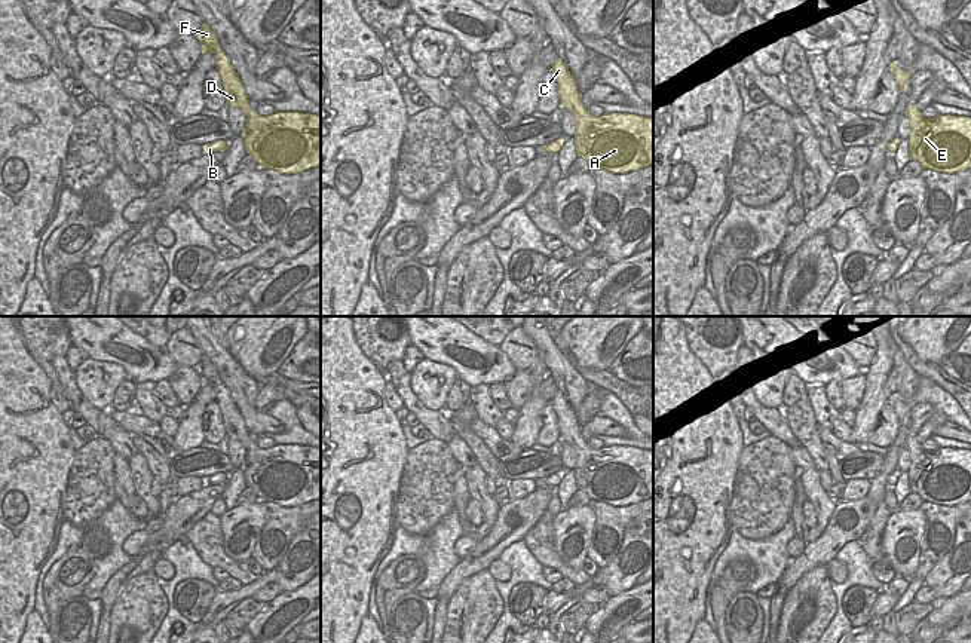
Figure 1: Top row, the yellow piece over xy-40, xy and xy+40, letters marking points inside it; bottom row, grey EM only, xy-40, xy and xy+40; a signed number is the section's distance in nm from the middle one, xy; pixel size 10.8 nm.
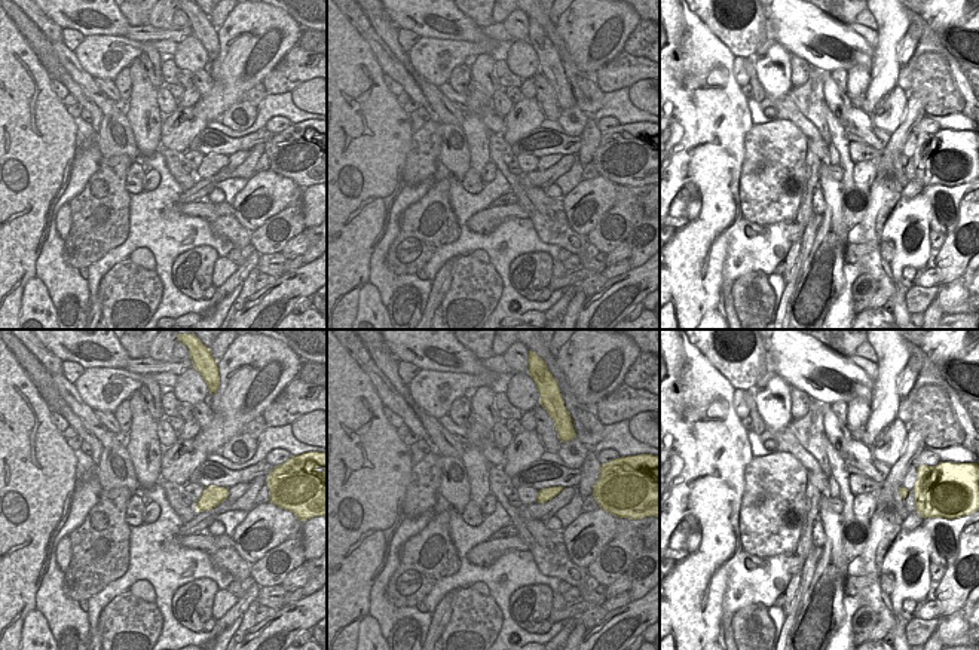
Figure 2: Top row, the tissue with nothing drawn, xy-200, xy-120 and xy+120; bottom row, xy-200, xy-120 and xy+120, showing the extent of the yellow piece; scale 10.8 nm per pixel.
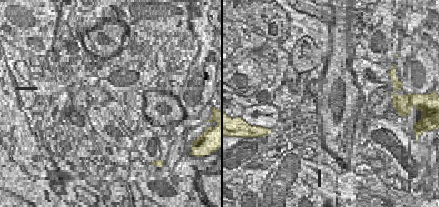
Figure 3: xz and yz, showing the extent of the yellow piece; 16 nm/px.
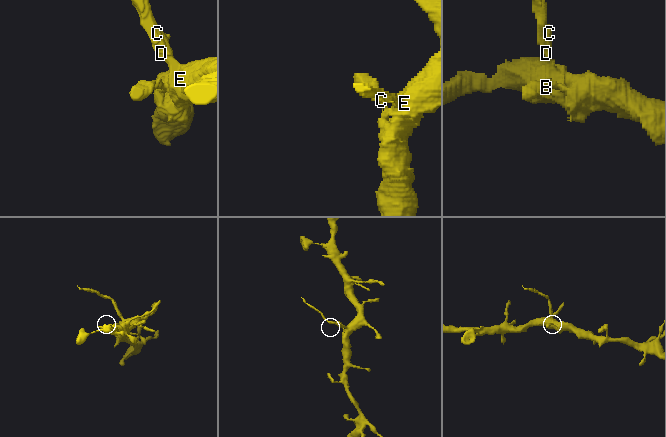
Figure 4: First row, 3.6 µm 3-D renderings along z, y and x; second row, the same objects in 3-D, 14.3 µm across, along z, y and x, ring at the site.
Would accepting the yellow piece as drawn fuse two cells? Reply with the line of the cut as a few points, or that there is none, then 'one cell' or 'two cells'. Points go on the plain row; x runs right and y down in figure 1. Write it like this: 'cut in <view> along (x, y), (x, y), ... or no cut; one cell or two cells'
cut in xy along (581, 431), (572, 446); two cells

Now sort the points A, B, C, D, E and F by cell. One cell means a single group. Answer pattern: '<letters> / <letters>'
A B E / C D F

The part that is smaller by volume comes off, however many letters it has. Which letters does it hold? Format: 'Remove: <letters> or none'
Remove: C, D, F

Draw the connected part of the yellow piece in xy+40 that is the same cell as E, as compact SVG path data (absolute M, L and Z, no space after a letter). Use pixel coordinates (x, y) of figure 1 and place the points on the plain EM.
M916 437L907 441L910 493L943 506L971 500L971 450L937 447L925 451Z

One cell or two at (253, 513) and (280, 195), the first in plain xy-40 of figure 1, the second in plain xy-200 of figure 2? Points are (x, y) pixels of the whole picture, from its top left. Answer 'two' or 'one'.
one

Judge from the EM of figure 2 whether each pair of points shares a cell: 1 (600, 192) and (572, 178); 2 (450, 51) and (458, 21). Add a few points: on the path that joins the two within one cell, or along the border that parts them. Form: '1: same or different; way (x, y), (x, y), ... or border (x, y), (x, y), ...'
1: different; border (581, 180), (562, 199)
2: different; border (421, 36), (488, 43)

